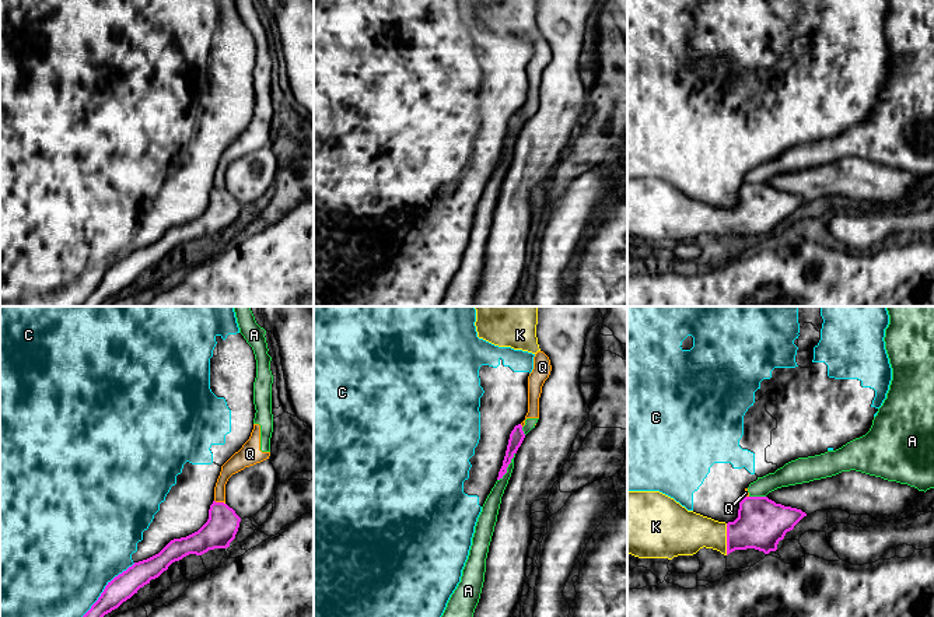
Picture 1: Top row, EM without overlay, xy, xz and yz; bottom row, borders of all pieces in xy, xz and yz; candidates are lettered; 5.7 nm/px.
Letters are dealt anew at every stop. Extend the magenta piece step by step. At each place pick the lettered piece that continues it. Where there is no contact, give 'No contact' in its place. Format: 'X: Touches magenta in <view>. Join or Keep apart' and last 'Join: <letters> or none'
A: Touches magenta in xz. Keep apart
C: Touches magenta in xy. Keep apart
K: Touches magenta in yz. Join
Q: Touches magenta in xy. Keep apart
Join: K

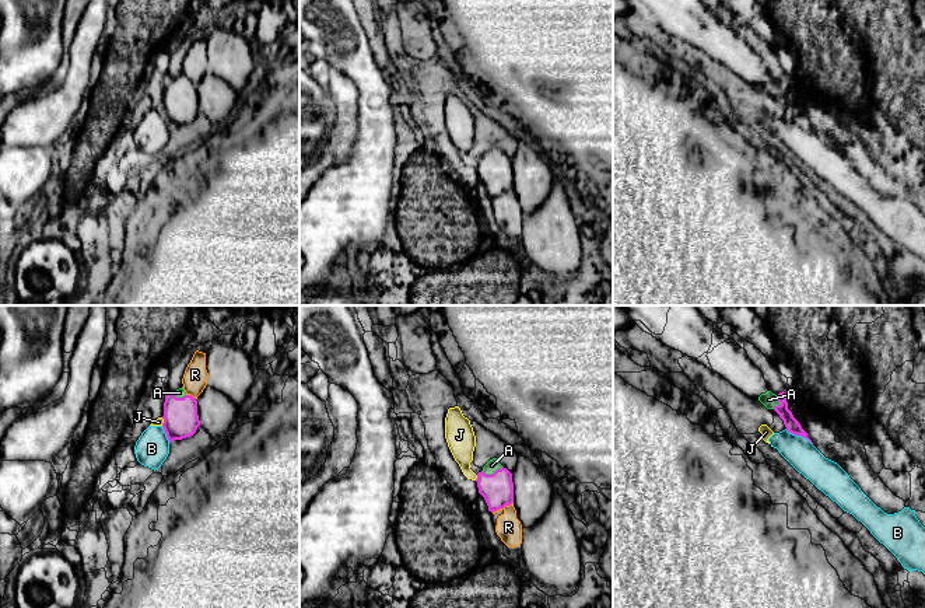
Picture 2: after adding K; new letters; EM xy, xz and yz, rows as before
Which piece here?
A: Touches magenta in xz. Join
B: Touches magenta in yz. Keep apart
J: Touches magenta in xz. Keep apart
R: Touches magenta in xz. Keep apart
Join: A

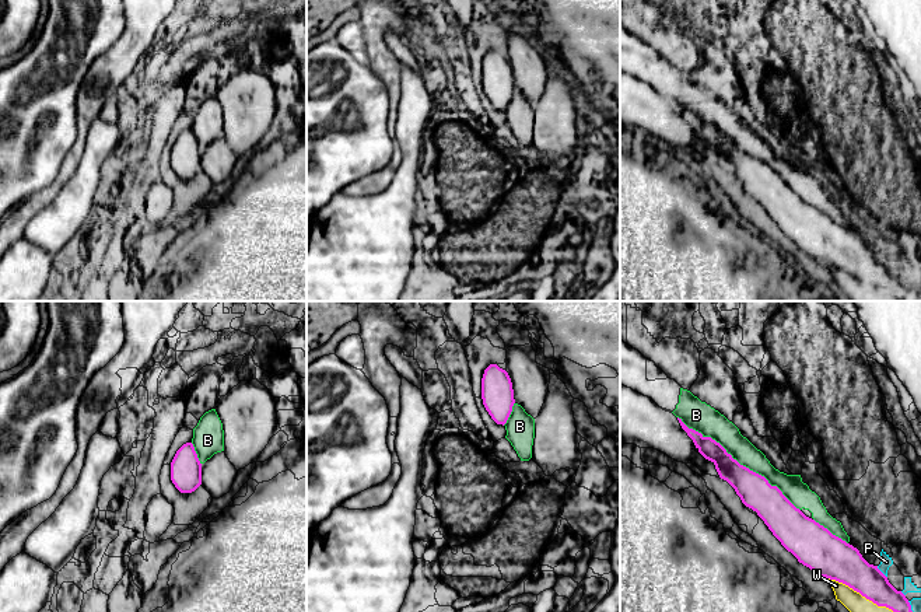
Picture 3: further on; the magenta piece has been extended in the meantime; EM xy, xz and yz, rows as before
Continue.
B: Touches magenta in yz. Keep apart
P: Touches magenta in yz. Keep apart
W: Touches magenta in yz. Keep apart
Join: none

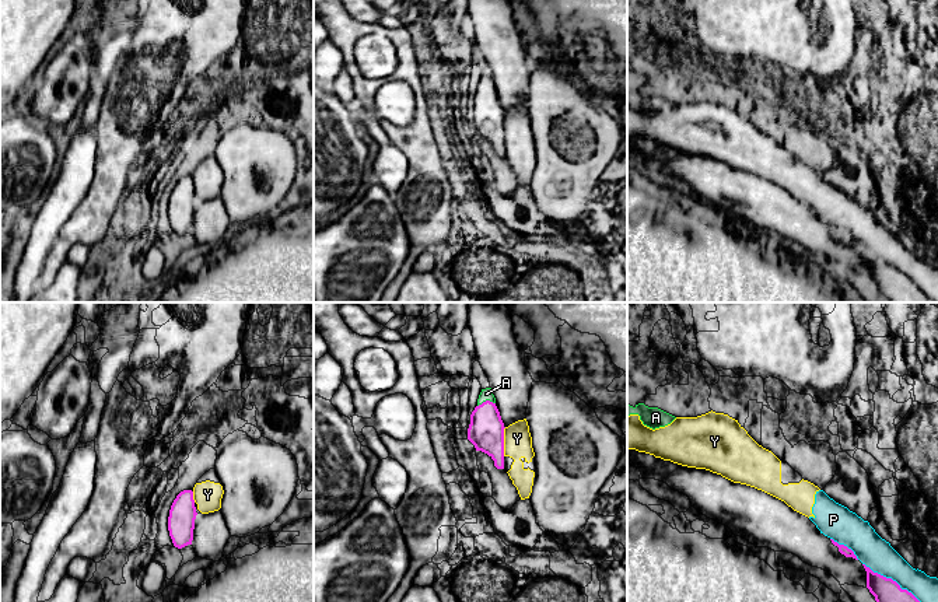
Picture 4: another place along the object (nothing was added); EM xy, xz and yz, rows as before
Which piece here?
A: Touches magenta in xz. Join
P: Touches magenta in yz. Keep apart
Y: Touches magenta in xz. Keep apart
Join: A

